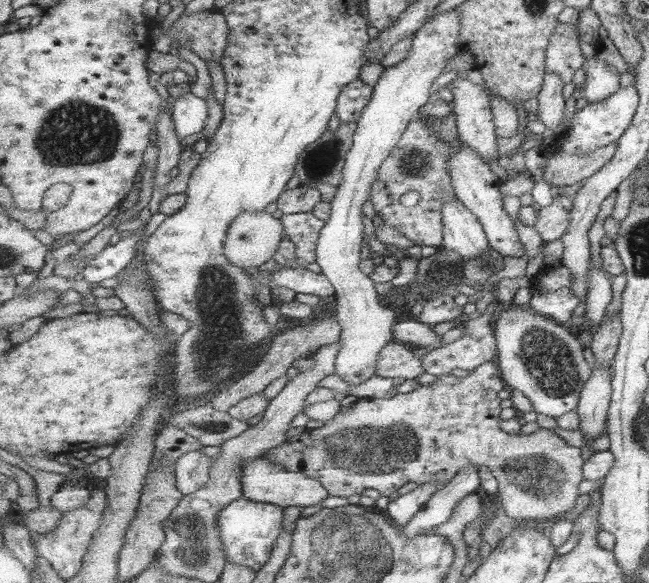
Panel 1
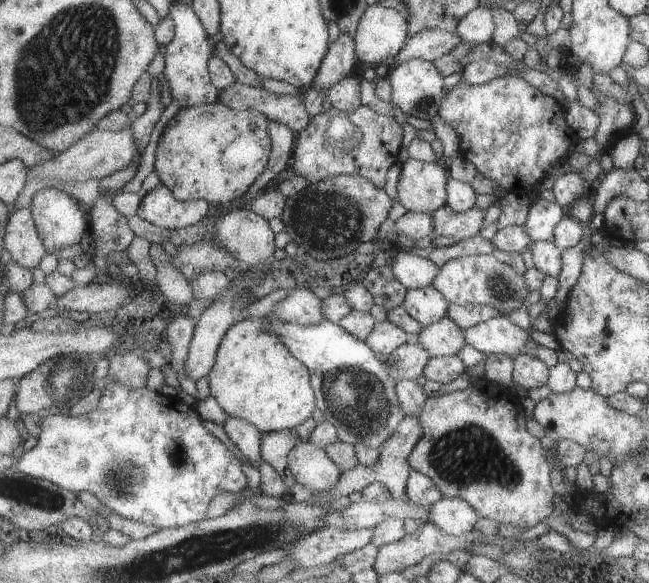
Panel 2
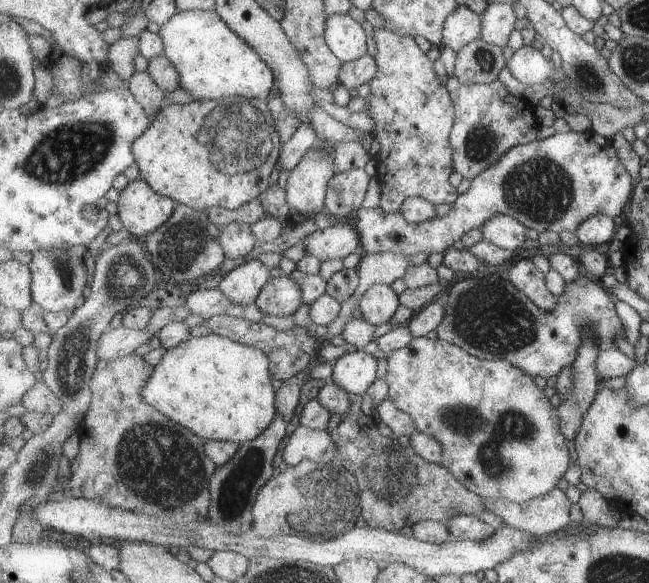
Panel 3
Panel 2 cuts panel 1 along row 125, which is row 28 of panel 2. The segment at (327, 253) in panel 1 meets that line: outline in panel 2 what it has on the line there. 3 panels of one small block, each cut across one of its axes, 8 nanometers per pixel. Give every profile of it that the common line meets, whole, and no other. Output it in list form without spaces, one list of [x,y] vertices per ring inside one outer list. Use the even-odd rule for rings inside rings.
[[[378,2],[369,5],[361,17],[354,39],[360,63],[394,63],[397,54],[410,39],[408,17]]]

